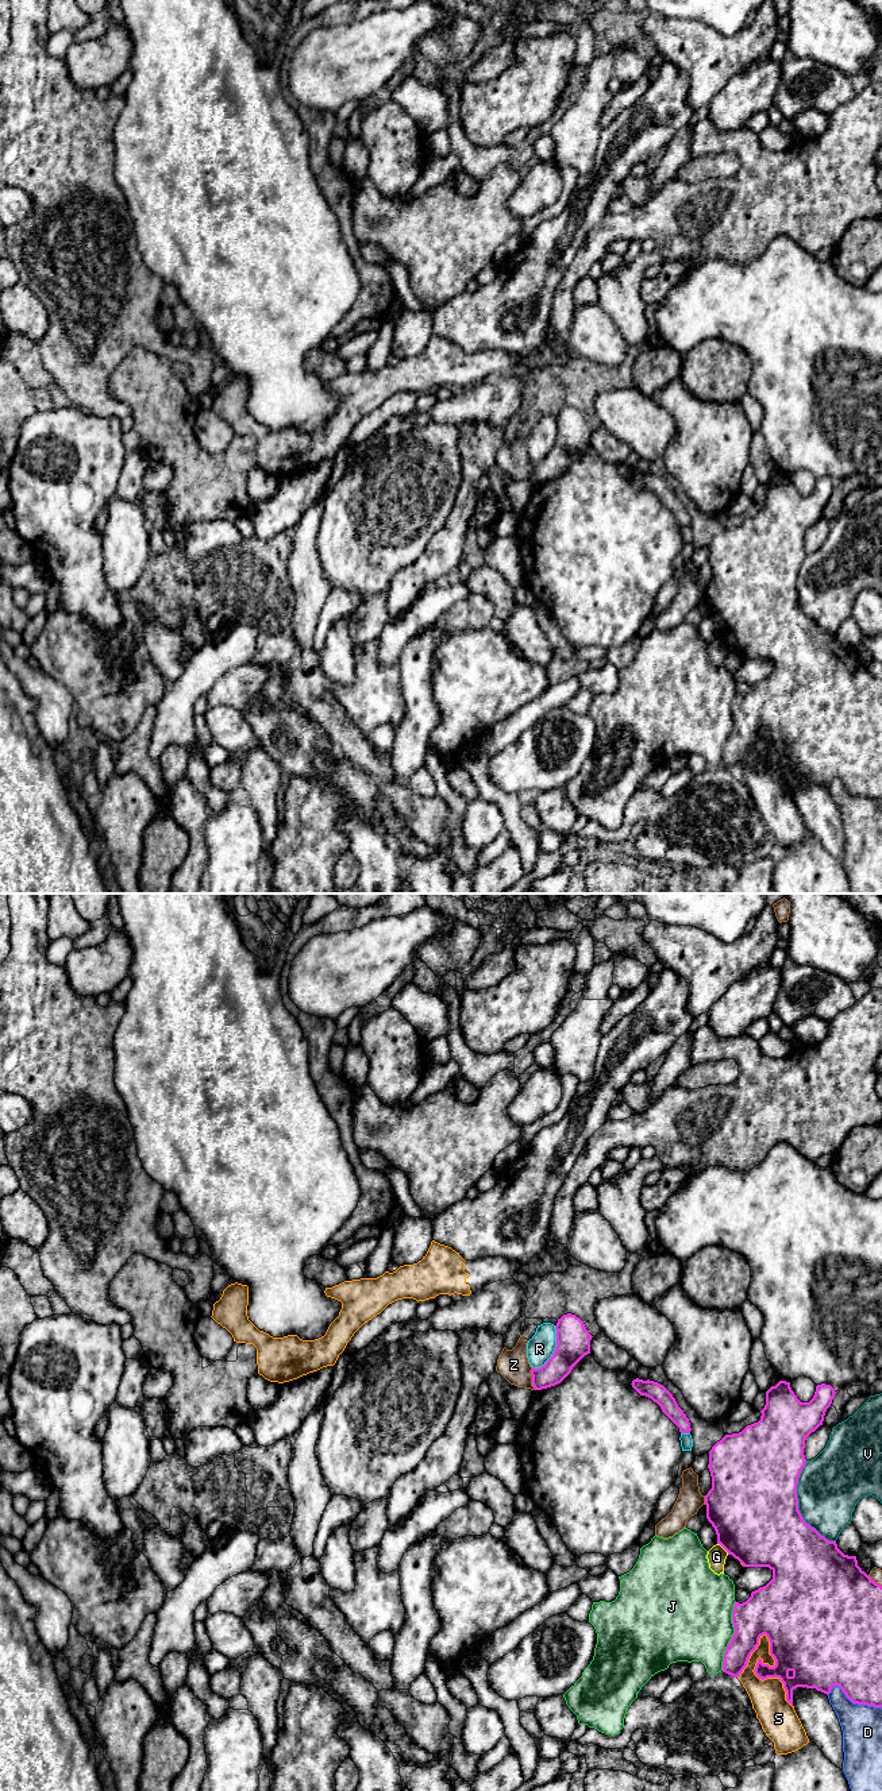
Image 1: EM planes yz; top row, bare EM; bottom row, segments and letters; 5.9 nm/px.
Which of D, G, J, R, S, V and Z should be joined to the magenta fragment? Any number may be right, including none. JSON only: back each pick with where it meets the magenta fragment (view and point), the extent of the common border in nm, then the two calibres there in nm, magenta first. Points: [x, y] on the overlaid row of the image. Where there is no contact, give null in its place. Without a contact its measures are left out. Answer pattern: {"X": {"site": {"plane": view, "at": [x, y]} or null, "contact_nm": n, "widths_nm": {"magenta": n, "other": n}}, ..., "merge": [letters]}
{"merge": []}

